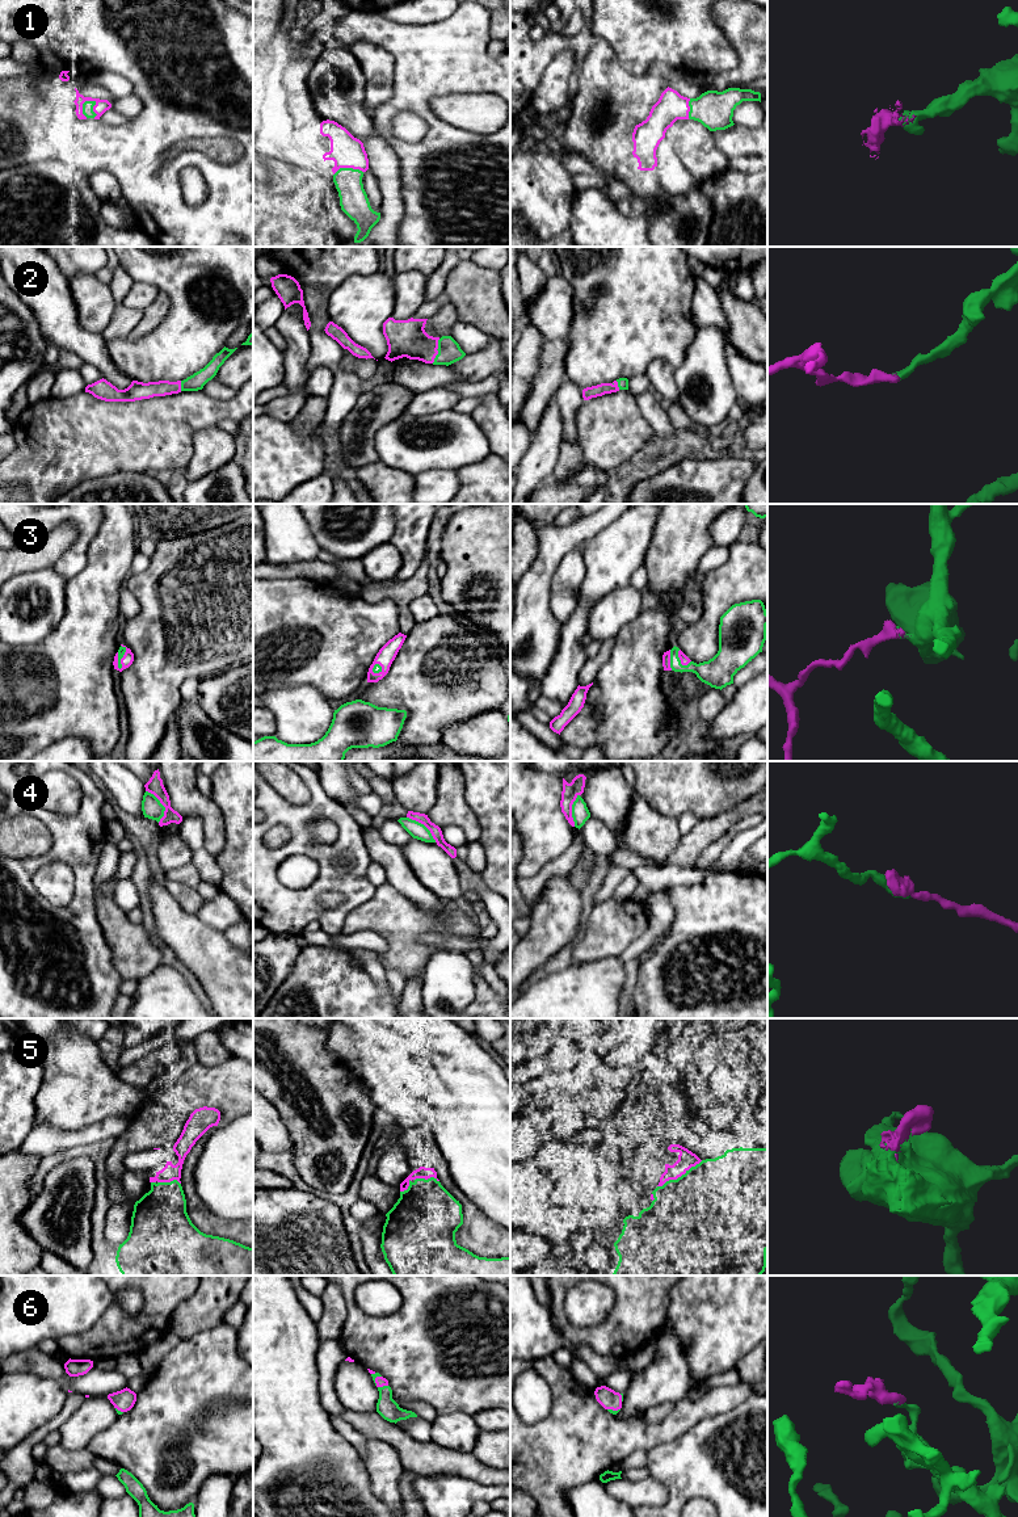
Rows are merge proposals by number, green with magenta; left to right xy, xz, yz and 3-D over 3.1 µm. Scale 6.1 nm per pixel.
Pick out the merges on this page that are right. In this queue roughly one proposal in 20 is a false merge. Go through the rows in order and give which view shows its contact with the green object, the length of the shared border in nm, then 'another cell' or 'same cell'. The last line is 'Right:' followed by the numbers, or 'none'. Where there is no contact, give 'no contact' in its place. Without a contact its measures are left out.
1: xy | 130 nm | same cell
2: xz | 160 nm | same cell
3: xy | 160 nm | same cell
4: xy | 220 nm | same cell
5: yz | 320 nm | same cell
6: xz | 100 nm | same cell
Right: 1, 2, 3, 4, 5, 6

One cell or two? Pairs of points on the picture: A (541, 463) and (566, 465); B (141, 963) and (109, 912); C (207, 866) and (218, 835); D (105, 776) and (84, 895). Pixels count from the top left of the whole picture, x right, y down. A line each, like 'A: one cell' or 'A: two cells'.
A: two cells
B: one cell
C: two cells
D: two cells

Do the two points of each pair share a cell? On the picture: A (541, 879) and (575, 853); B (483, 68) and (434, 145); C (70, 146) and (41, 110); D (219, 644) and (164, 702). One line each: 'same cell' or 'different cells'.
A: same cell
B: same cell
C: different cells
D: same cell

